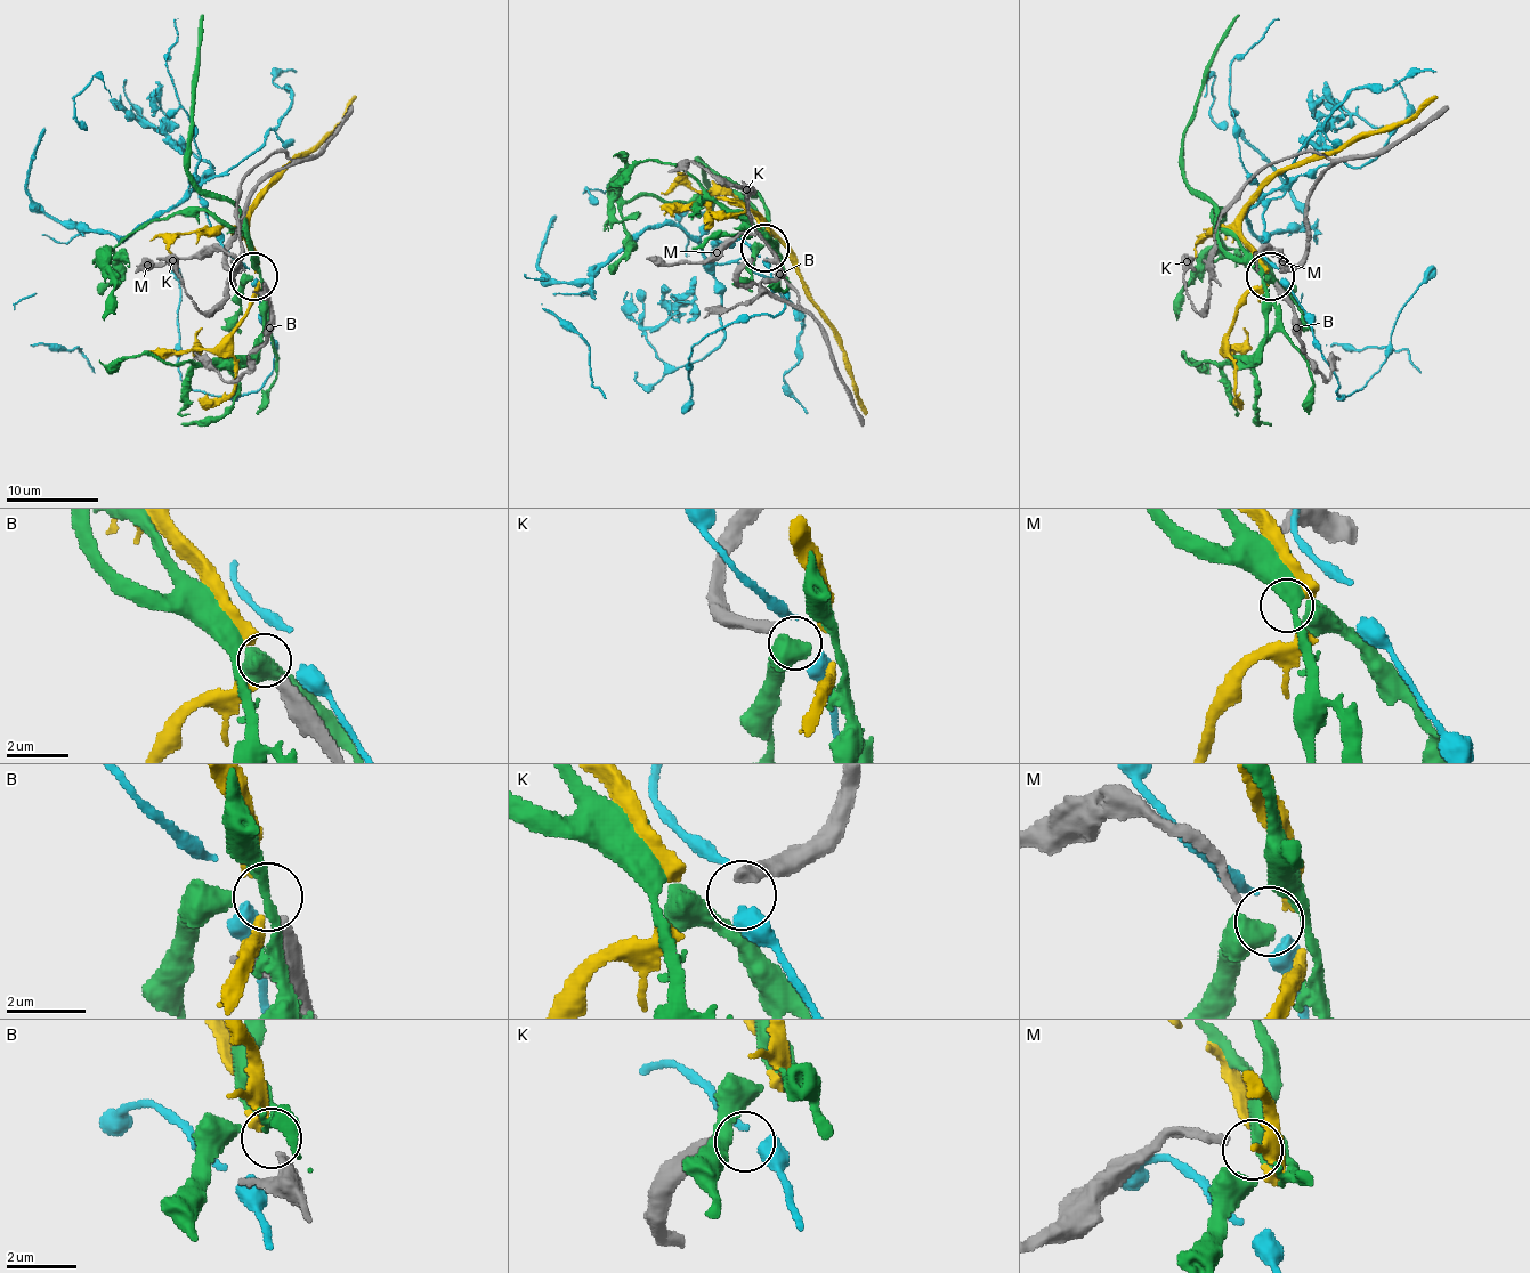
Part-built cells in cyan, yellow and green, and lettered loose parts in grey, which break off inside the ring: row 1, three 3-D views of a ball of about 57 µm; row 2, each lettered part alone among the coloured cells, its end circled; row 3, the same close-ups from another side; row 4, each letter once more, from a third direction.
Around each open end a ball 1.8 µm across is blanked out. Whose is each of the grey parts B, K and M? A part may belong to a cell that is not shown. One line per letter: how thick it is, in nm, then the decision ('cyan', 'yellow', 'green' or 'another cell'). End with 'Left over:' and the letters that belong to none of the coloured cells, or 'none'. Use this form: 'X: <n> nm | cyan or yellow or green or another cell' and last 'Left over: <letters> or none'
B: 360 nm | yellow
K: 380 nm | another cell
M: 200 nm | another cell
Left over: K, M

